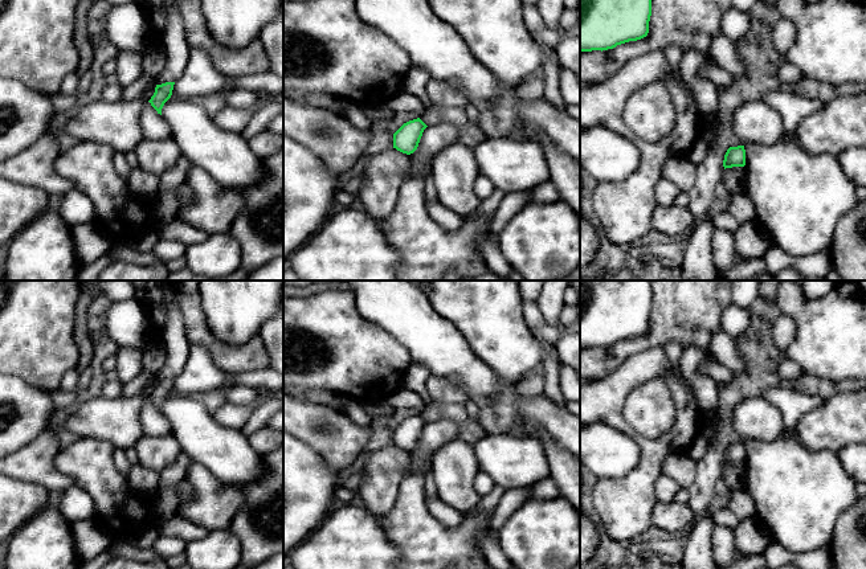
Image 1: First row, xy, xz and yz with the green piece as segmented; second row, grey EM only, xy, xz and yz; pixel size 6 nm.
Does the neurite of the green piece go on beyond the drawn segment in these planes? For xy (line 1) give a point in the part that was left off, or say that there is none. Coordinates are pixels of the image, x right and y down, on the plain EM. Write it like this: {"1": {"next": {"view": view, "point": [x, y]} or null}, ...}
{"1": {"next": null}}

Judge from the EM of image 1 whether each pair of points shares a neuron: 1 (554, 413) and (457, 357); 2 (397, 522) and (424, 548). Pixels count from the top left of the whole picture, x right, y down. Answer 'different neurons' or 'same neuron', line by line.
1: same neuron
2: same neuron

